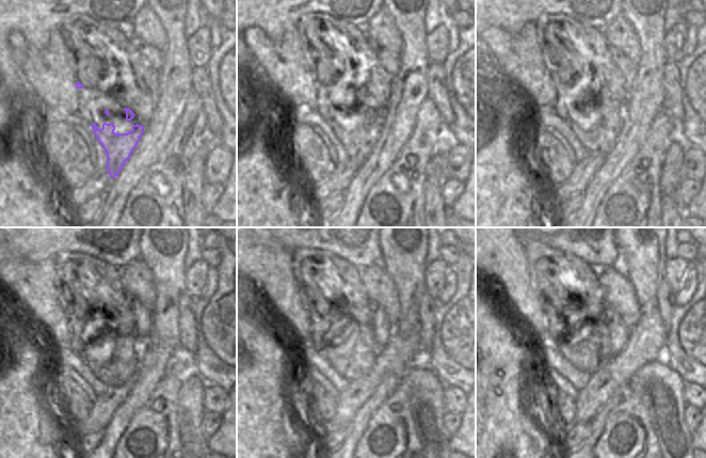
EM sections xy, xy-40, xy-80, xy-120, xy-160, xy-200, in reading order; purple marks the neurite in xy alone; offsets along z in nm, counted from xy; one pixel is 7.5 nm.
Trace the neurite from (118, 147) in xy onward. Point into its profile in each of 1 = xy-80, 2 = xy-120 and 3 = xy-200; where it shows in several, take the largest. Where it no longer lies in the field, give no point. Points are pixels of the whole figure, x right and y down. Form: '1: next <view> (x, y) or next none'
1: next xy-80 (600, 139)
2: next xy-120 (115, 363)
3: next xy-200 (588, 346)

